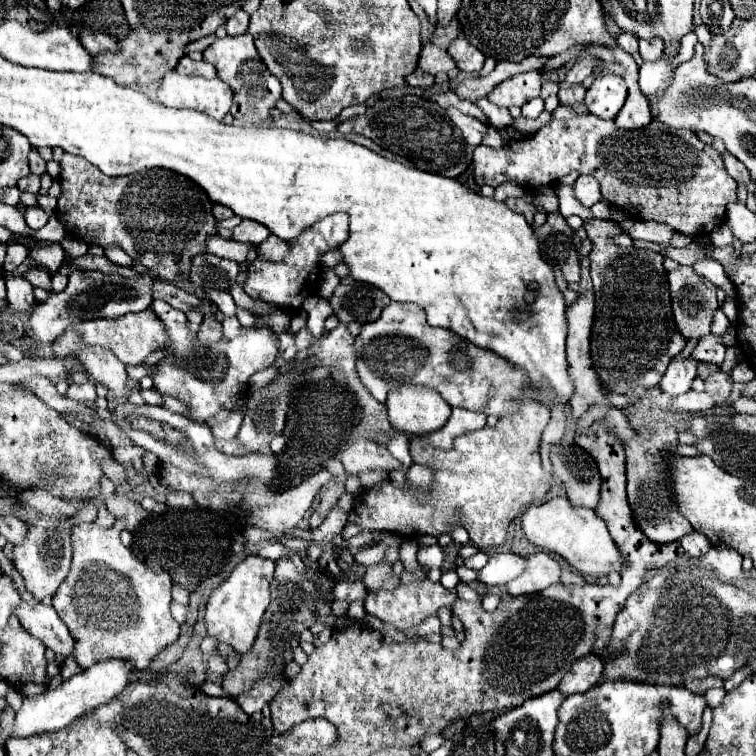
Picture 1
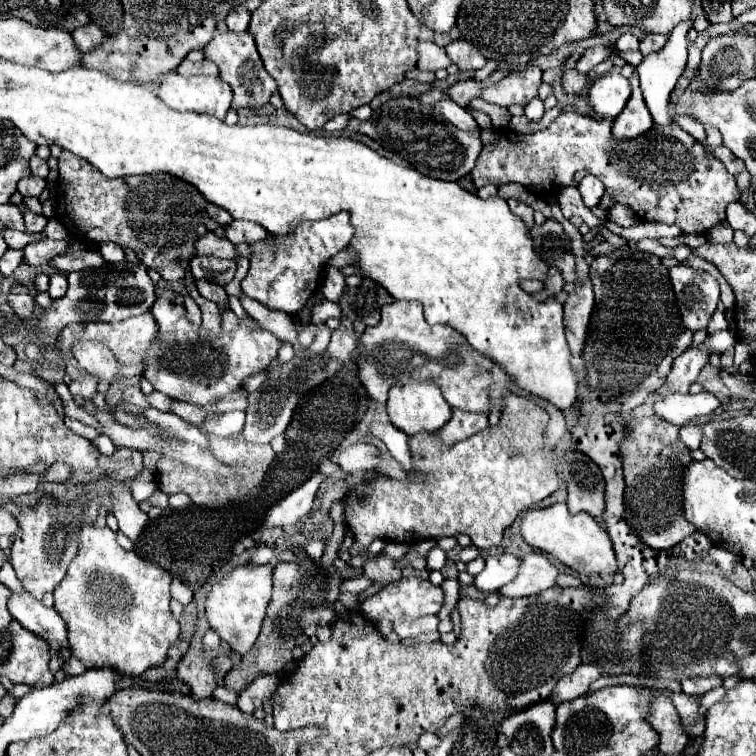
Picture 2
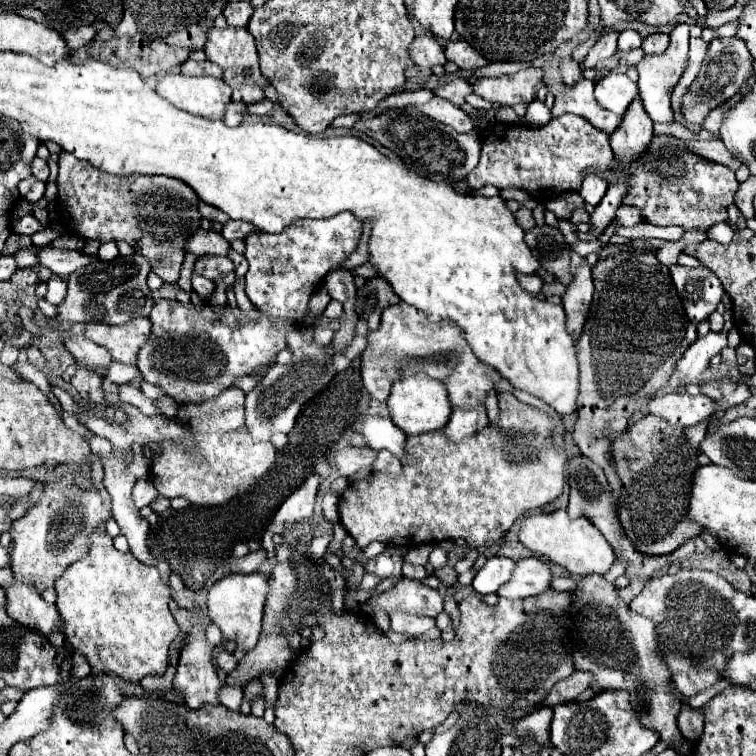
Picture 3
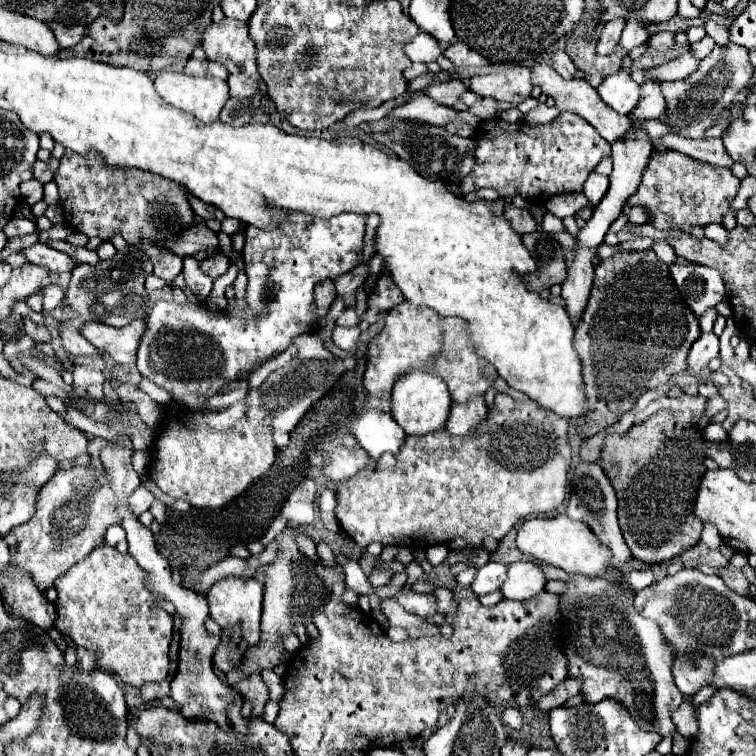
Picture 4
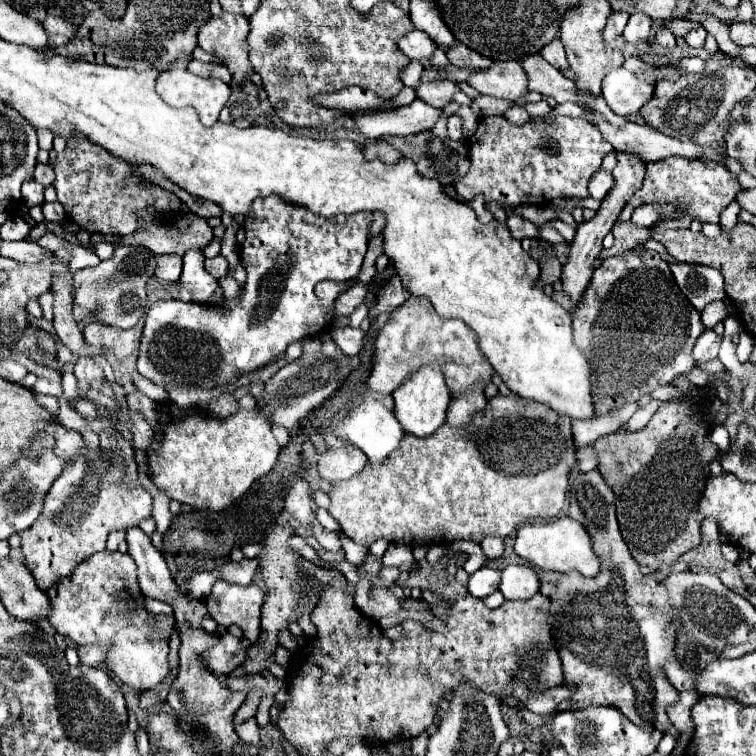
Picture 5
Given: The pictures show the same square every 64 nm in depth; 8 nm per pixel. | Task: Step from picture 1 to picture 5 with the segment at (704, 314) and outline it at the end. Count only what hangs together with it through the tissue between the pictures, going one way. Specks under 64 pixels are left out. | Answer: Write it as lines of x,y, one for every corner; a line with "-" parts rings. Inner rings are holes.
682,262
670,264
670,270
678,288
698,312
702,312
710,302
726,298
724,278
718,270
710,266
694,266

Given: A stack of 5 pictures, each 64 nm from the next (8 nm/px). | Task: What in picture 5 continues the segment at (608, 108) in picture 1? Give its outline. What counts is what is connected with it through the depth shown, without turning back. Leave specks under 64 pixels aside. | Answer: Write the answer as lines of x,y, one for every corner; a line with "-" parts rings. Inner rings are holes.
626,68
610,70
602,80
602,96
606,104
620,116
640,110
652,98
654,86
640,82

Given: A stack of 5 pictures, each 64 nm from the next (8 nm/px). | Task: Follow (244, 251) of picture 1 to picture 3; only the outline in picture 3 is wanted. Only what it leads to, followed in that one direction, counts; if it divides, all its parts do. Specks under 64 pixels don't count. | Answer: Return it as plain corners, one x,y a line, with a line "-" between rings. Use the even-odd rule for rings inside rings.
198,230
186,244
186,252
192,252
194,256
204,256
204,254
228,256
228,250
230,244
224,240
222,234
214,230

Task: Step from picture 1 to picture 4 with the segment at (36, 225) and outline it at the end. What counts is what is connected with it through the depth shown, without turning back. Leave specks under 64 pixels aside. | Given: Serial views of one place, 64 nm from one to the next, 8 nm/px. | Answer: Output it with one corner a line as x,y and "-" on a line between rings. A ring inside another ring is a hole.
14,218
10,224
6,224
6,236
14,238
14,236
24,236
24,234
34,234
36,222
30,218

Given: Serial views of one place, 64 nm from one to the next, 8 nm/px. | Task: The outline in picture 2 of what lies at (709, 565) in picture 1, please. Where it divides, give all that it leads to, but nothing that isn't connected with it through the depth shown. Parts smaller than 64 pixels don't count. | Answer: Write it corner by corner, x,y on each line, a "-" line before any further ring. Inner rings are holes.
717,546
711,547
710,558
712,561
718,562
720,569
726,573
726,578
729,578
733,574
735,566
741,562
740,556

